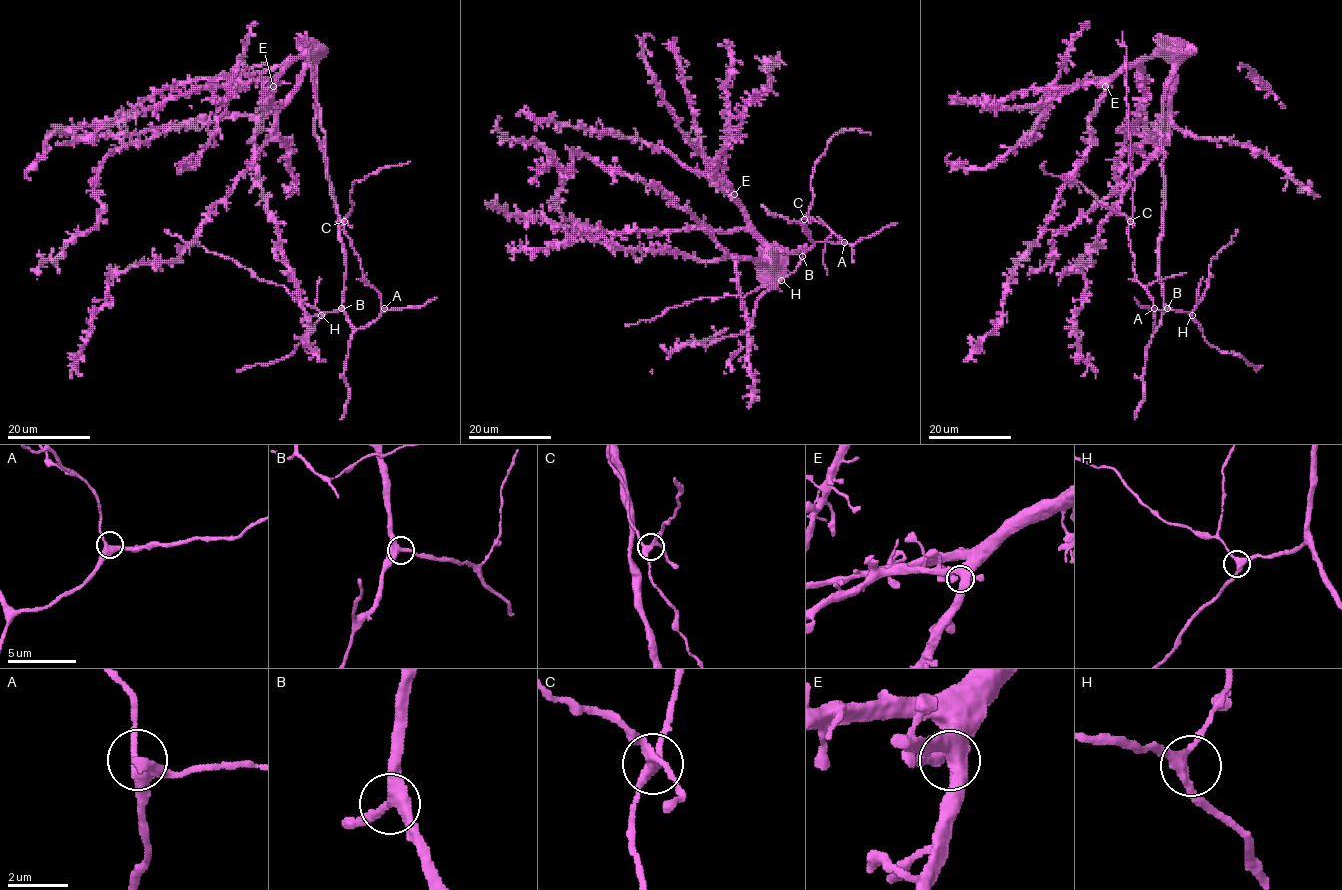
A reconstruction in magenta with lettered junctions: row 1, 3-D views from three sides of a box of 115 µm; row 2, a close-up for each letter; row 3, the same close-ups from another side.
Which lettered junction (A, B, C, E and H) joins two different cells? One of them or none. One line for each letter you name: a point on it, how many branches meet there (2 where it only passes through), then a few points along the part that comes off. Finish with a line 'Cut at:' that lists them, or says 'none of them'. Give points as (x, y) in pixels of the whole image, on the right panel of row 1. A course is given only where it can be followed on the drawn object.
C: place (1130, 221); branches 4; course (1130, 221), (1080, 184), (1054, 176), (1040, 166), (1045, 161)
Cut at: C

